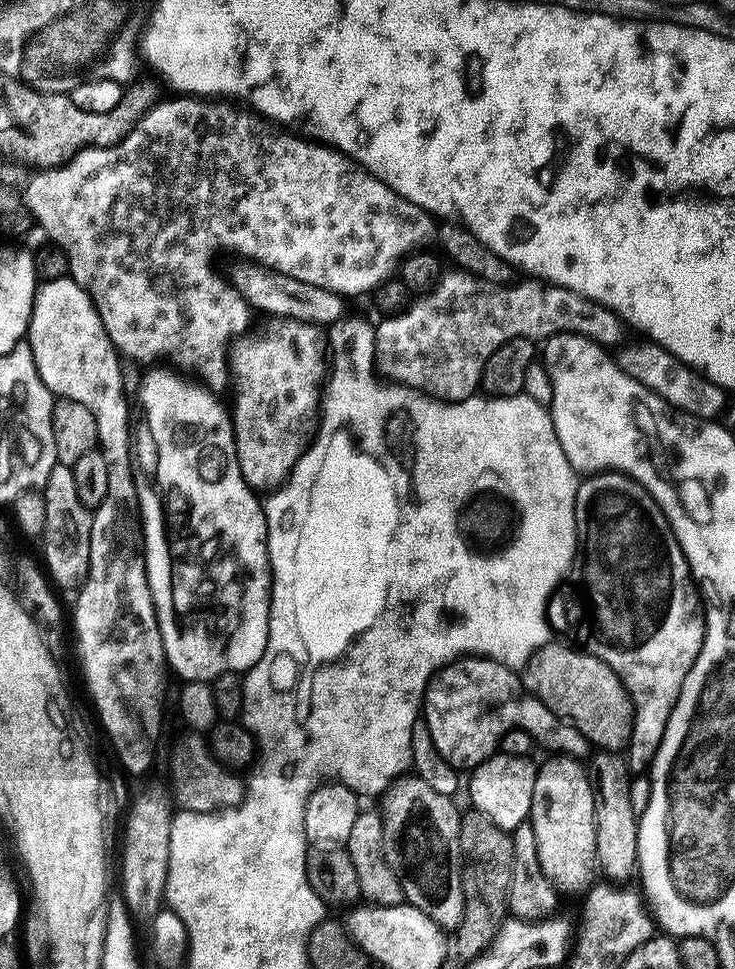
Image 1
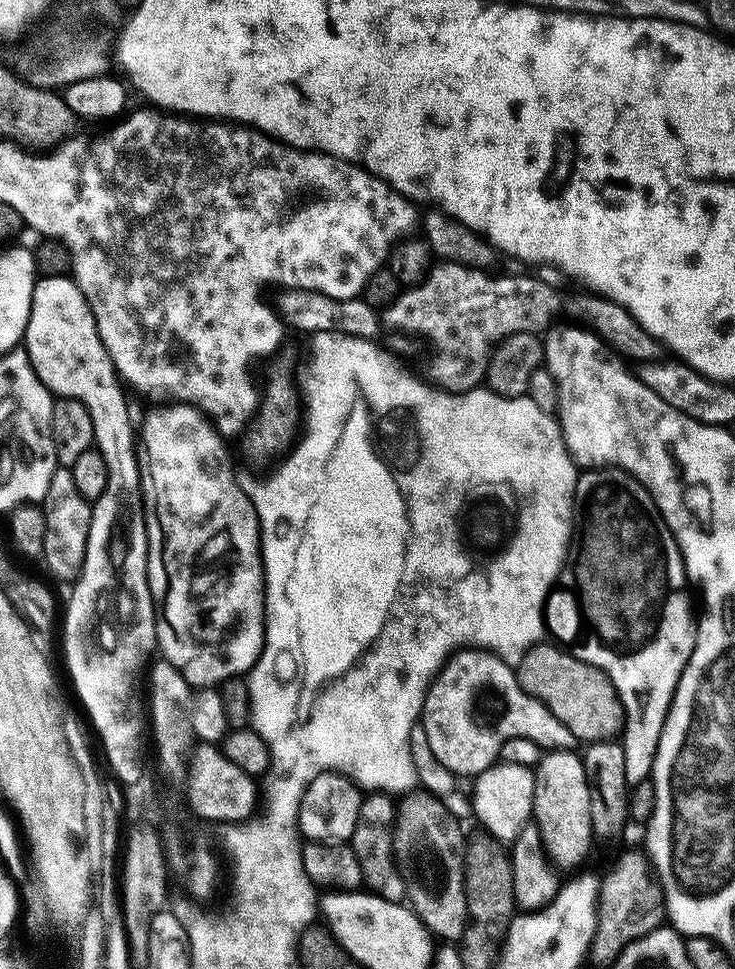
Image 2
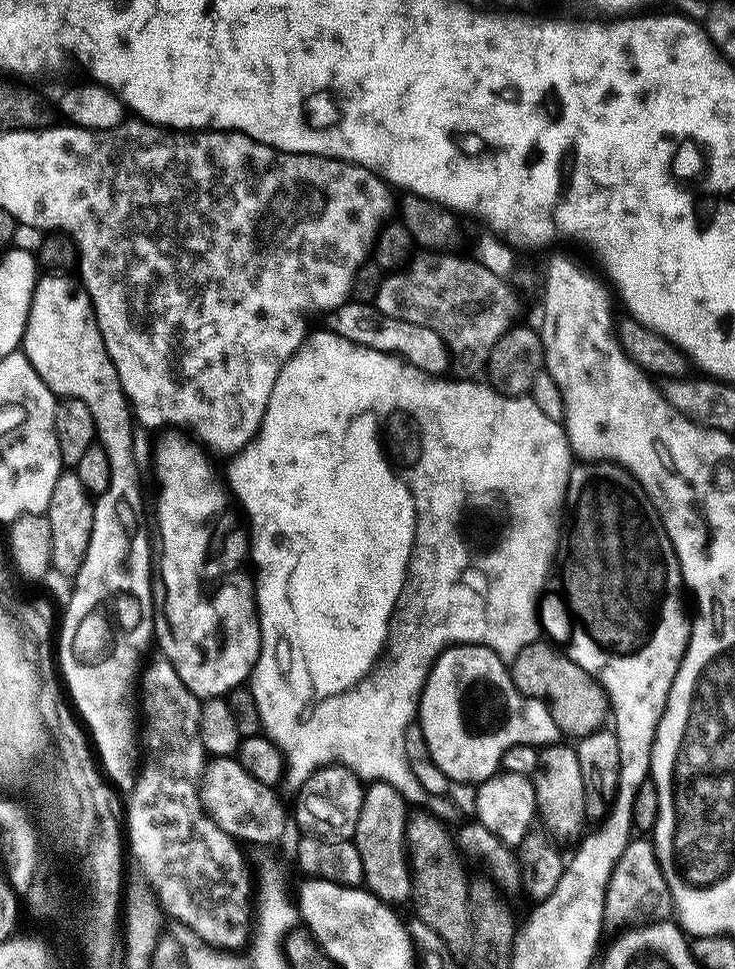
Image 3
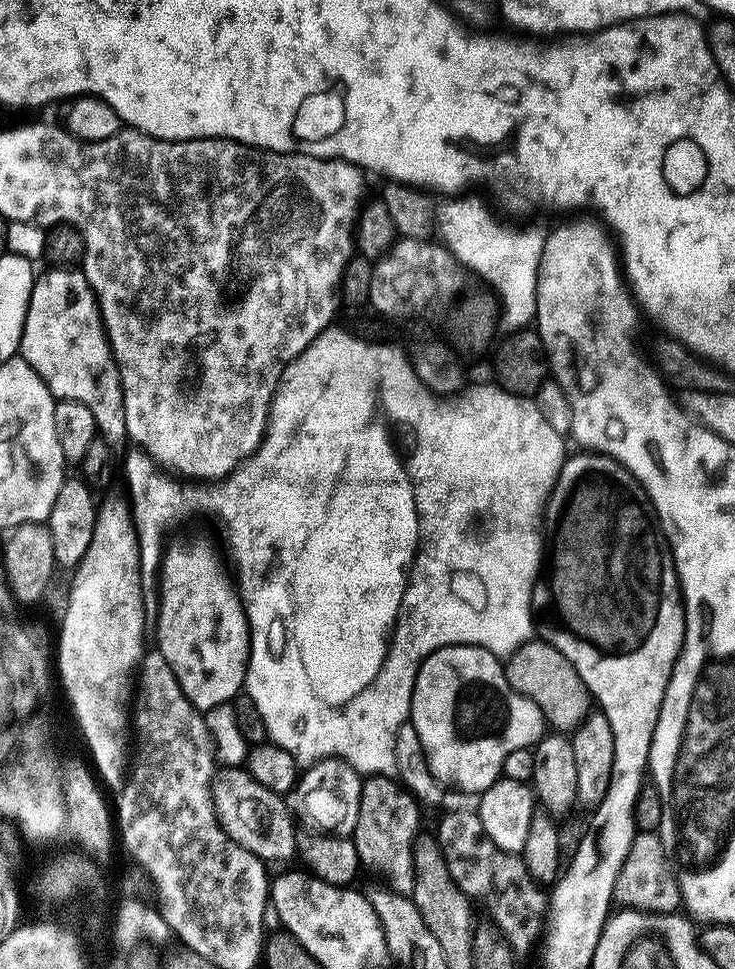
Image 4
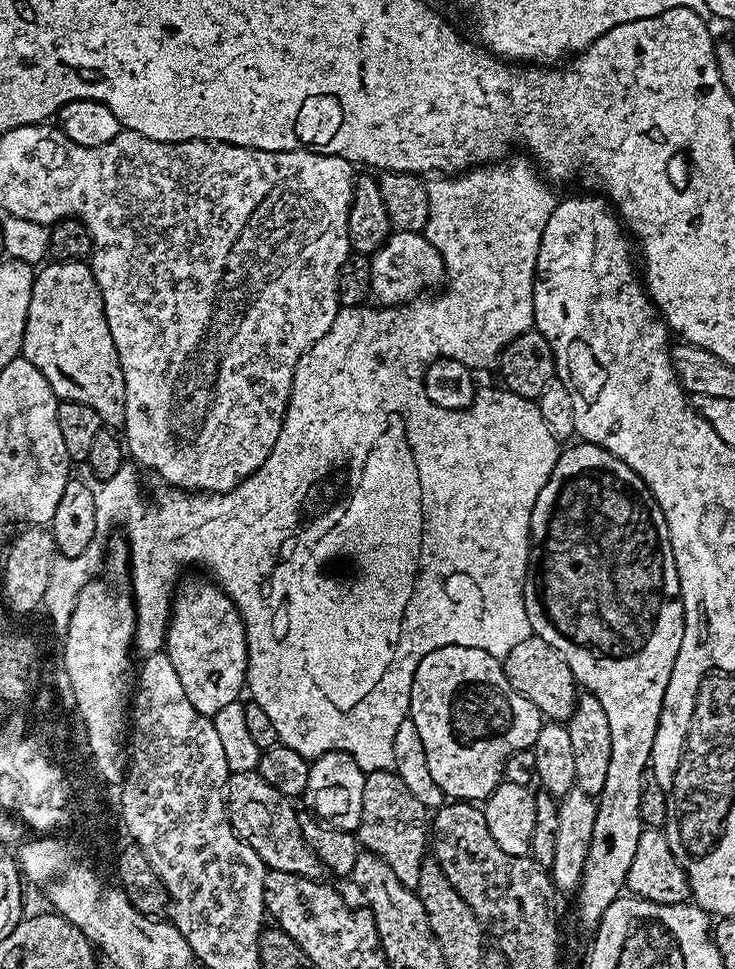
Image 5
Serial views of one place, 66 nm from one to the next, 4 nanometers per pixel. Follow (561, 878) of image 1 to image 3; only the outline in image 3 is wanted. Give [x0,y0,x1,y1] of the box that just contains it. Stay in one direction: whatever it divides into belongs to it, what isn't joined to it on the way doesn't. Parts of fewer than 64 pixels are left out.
[531,742,586,841]

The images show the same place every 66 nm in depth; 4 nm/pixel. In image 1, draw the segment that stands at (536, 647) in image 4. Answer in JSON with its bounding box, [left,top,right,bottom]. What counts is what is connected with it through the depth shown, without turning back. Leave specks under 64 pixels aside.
[522,644,634,752]

